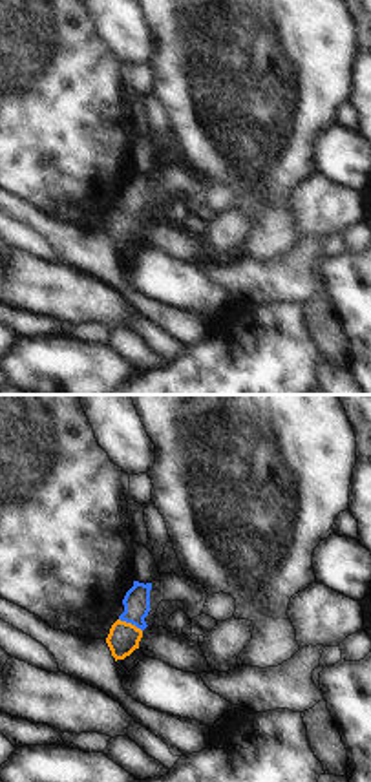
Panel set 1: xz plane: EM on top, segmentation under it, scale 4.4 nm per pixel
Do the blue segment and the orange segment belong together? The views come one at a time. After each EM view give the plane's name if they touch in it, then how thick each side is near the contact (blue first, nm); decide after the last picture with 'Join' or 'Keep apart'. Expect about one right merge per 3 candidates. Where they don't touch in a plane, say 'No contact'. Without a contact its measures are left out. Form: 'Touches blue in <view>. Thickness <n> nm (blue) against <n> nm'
Touches blue in xz. Thickness 120 nm (blue) against 140 nm.

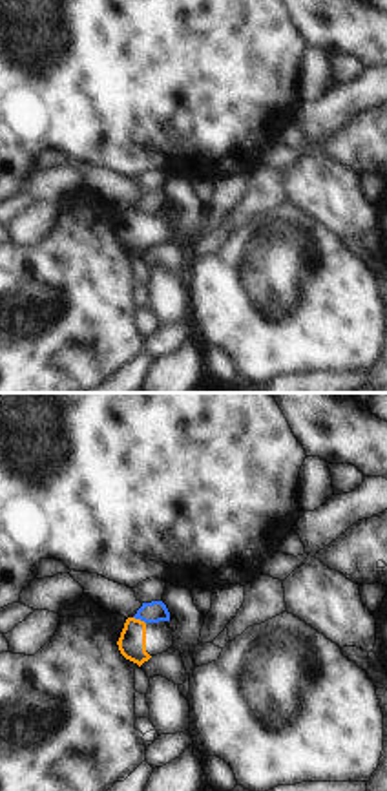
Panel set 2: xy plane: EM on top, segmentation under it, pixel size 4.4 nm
Touches blue in xy. Thickness 100 nm (blue) against 130 nm.

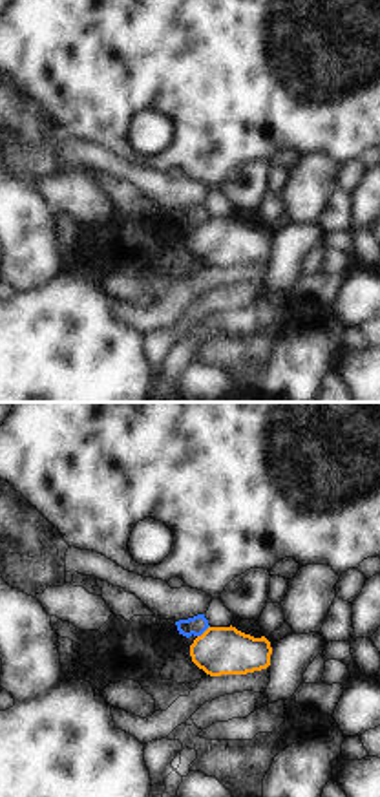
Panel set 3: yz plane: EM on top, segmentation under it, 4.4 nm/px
Touches blue in yz. Thickness 90 nm (blue) against 220 nm.

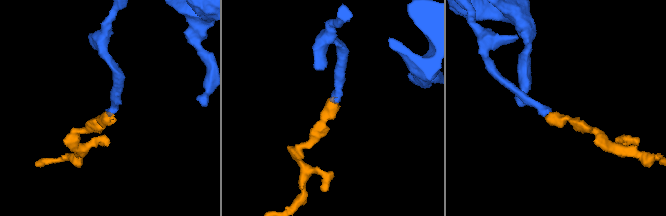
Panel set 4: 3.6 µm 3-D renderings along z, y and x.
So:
Keep apart.

